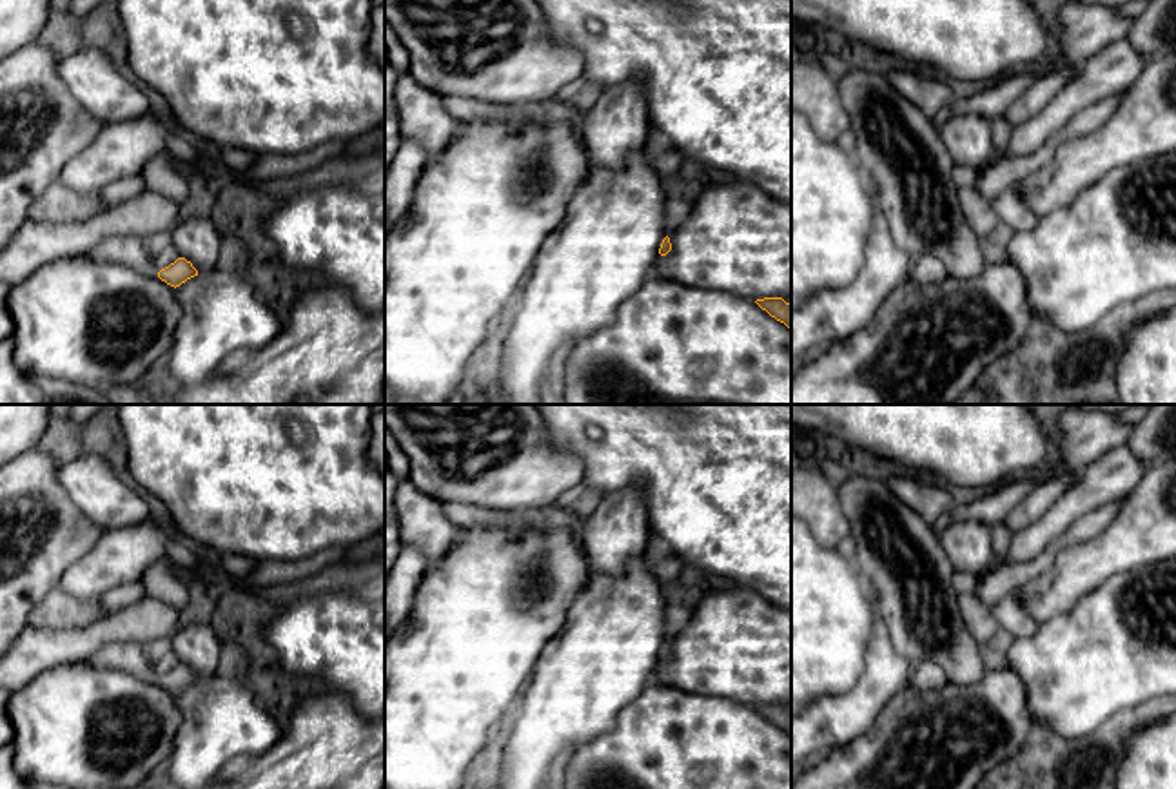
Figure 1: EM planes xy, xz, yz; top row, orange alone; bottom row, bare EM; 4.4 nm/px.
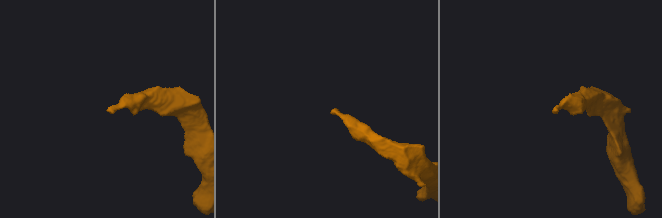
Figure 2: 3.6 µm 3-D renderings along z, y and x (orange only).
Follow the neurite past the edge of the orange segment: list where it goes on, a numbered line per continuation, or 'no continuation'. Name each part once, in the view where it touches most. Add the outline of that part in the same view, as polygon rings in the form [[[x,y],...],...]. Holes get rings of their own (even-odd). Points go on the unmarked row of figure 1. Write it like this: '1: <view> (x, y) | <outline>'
1: xy (135, 659) | [[[118,640],[103,644],[98,651],[82,662],[93,667],[116,669],[143,682],[154,684],[160,678],[152,667],[154,655],[154,648],[151,646],[131,640]]]

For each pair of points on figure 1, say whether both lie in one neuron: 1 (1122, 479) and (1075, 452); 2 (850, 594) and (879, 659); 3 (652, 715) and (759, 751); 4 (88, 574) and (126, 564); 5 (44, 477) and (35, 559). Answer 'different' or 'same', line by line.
1: different
2: different
3: same
4: same
5: same

